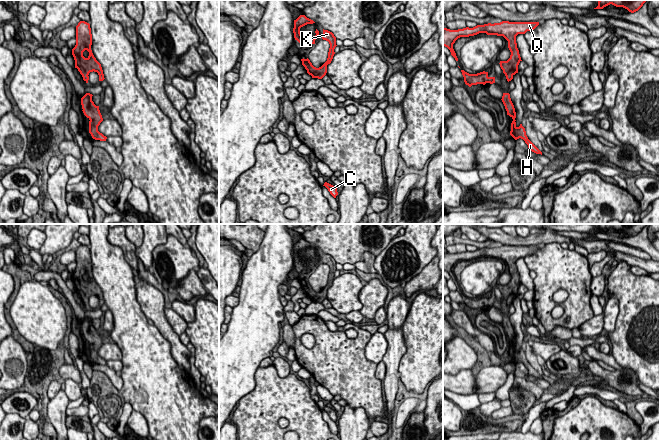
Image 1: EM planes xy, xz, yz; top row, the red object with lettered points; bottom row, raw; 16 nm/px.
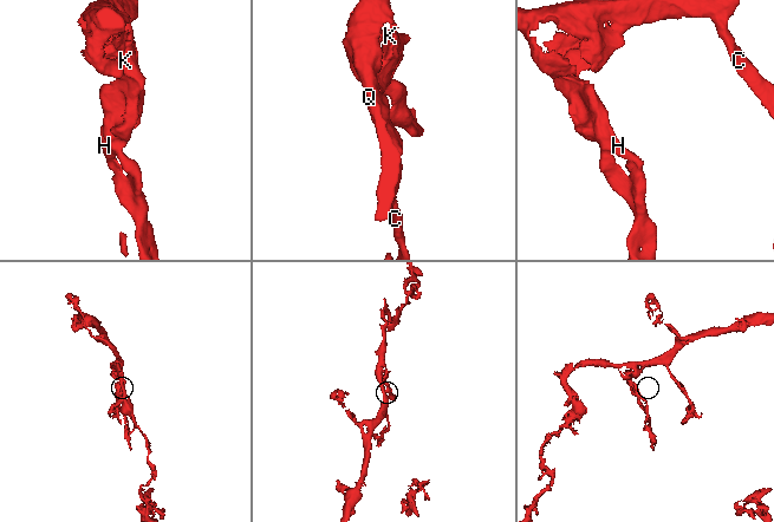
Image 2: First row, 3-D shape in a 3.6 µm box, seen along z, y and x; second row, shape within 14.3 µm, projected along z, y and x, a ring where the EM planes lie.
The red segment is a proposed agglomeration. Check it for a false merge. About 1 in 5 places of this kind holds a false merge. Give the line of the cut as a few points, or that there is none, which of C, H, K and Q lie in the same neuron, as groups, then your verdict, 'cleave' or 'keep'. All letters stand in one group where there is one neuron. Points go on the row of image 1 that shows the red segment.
cut none; groups C H K Q; keep

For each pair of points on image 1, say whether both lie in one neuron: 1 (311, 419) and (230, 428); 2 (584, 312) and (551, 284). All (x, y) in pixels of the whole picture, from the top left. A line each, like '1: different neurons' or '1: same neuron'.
1: different neurons
2: same neuron

